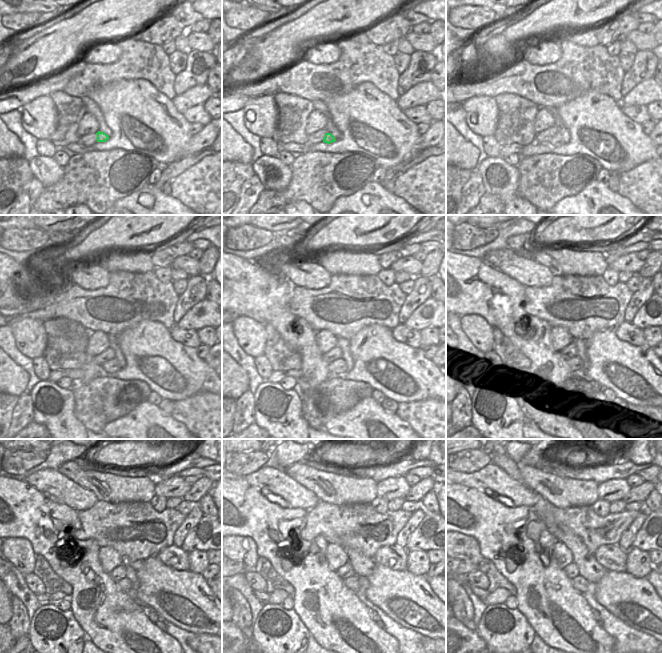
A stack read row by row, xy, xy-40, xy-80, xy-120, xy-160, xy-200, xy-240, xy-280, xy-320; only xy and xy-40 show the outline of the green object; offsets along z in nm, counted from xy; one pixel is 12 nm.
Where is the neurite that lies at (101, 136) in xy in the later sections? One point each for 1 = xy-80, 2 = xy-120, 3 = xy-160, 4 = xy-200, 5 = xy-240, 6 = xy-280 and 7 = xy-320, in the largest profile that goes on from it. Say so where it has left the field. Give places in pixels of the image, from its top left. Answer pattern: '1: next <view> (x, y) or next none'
1: next xy-80 (557, 140)
2: next xy-120 (112, 366)
3: next xy-160 (338, 366)
4: next xy-200 (573, 363)
5: next xy-240 (125, 585)
6: next xy-280 (352, 583)
7: next xy-320 (580, 584)

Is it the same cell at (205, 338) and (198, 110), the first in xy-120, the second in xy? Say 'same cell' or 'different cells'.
different cells

